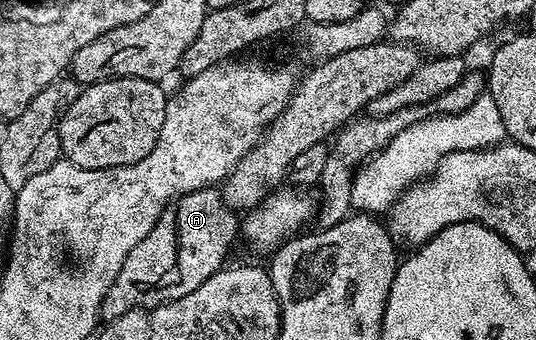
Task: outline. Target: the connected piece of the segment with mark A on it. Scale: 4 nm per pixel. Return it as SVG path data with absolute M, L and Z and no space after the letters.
M217 188L197 189L191 193L186 193L183 197L175 197L167 205L166 210L160 215L156 227L128 251L128 259L124 259L124 267L120 267L120 275L108 287L108 295L104 295L102 300L101 316L109 319L124 315L124 311L133 309L144 309L153 311L159 305L180 299L184 295L189 295L191 291L196 291L204 279L208 279L217 273L219 269L227 264L226 256L230 253L230 248L240 237L240 217L235 210L224 203L221 192Z

